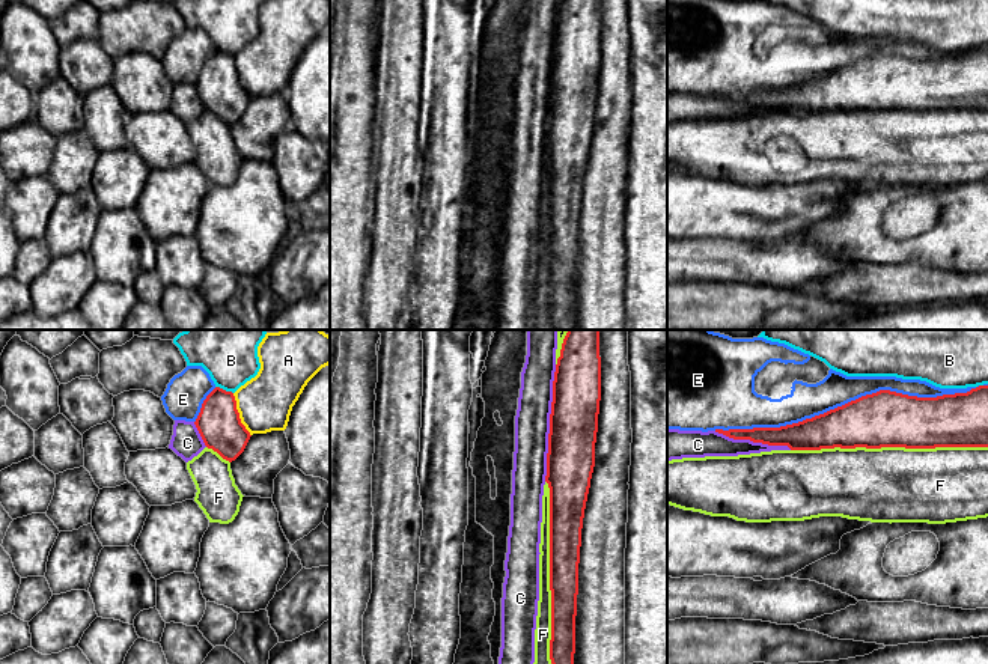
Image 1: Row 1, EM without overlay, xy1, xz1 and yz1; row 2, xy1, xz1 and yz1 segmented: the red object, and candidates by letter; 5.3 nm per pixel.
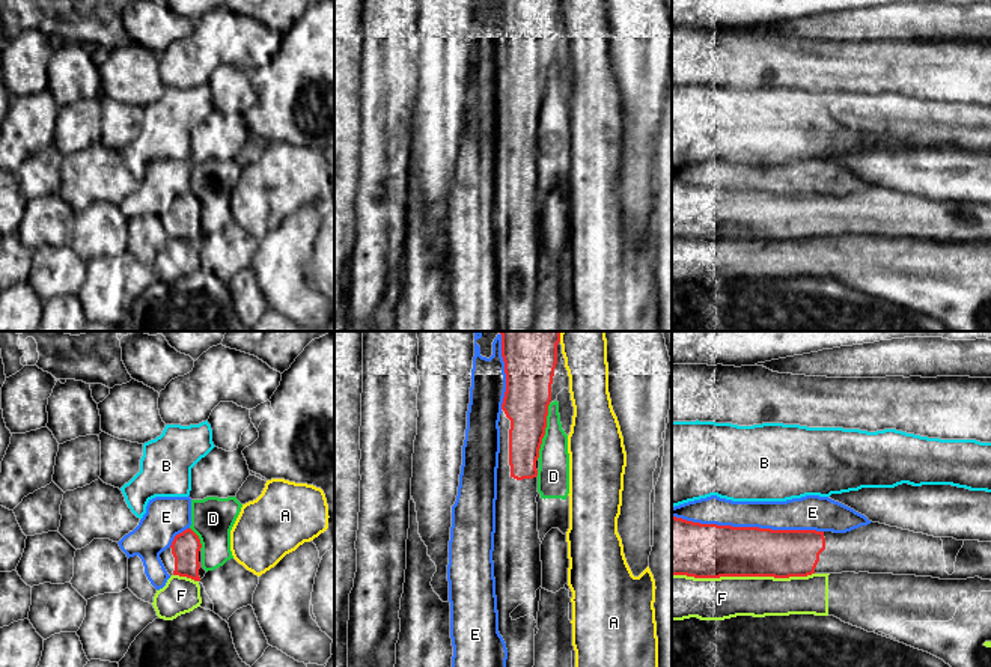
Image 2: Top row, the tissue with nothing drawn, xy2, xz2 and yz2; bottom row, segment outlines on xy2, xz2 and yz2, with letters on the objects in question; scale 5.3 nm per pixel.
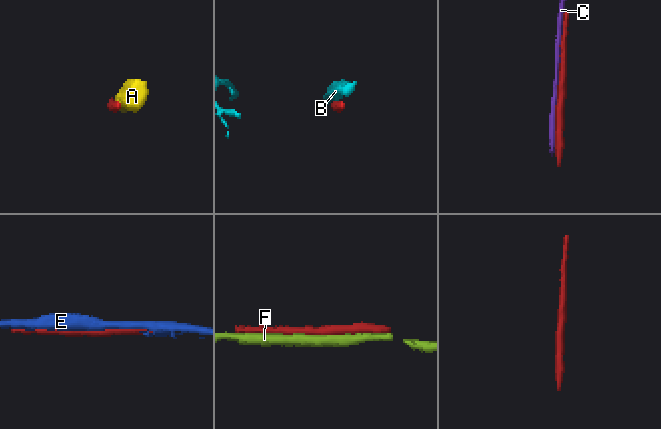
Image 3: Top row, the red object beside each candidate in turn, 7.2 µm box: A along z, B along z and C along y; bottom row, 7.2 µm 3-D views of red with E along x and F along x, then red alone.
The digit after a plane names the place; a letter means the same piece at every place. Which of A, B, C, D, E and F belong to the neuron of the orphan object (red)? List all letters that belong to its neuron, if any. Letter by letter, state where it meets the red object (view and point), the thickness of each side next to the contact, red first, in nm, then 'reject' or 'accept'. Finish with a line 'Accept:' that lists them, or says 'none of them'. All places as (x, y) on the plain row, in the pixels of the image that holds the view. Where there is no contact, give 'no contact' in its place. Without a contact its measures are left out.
A: xy1 (238, 77) | 240/280 nm | reject
B: xy1 (225, 53) | 240/280 nm | reject
C: xz1 (550, 86) | 260/190 nm | reject
D: xz2 (544, 95) | 240/180 nm | reject
E: yz1 (848, 65) | 300/190 nm | reject
F: yz1 (889, 109) | 300/400 nm | reject
Accept: none of them

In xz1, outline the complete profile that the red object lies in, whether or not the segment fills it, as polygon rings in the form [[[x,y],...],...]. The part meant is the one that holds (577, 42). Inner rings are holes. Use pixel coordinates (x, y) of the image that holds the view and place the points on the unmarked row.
[[[565,0],[550,77],[550,253],[553,330],[574,330],[581,191],[601,63],[599,0]]]

